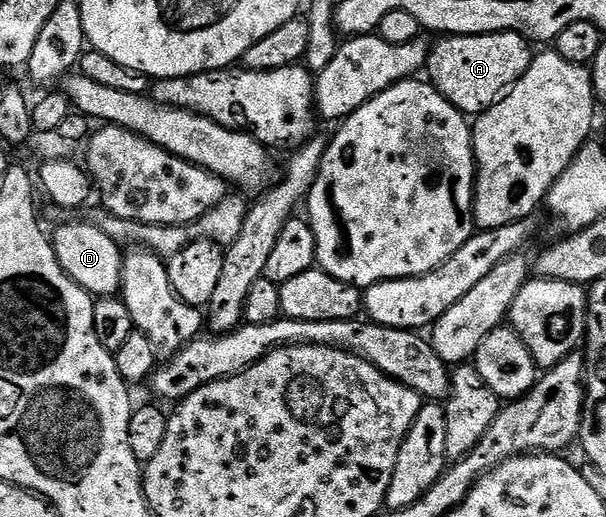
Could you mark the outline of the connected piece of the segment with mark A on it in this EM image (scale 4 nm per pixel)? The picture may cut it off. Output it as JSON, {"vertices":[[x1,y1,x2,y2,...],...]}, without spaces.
{"vertices":[[487,32,484,36,445,35,431,45,427,79,459,112,475,118,493,108,526,74,534,55,529,41,516,32]]}

